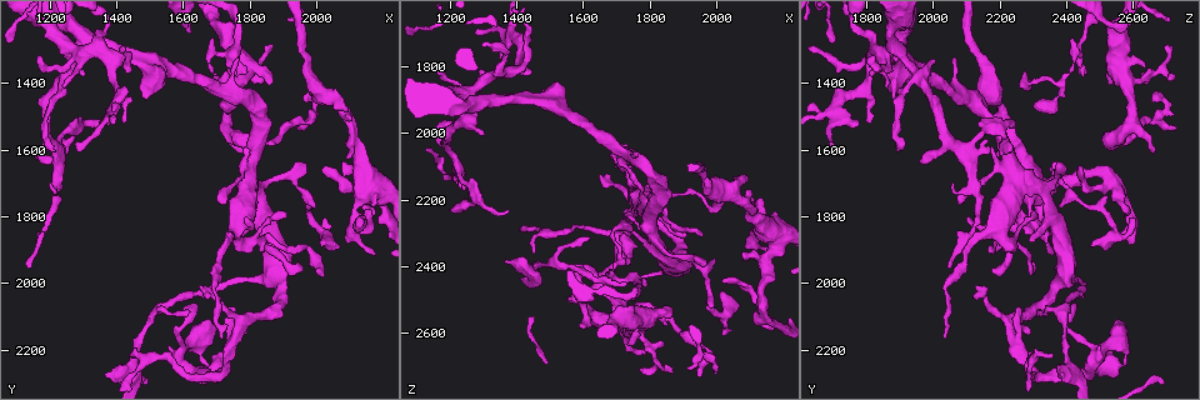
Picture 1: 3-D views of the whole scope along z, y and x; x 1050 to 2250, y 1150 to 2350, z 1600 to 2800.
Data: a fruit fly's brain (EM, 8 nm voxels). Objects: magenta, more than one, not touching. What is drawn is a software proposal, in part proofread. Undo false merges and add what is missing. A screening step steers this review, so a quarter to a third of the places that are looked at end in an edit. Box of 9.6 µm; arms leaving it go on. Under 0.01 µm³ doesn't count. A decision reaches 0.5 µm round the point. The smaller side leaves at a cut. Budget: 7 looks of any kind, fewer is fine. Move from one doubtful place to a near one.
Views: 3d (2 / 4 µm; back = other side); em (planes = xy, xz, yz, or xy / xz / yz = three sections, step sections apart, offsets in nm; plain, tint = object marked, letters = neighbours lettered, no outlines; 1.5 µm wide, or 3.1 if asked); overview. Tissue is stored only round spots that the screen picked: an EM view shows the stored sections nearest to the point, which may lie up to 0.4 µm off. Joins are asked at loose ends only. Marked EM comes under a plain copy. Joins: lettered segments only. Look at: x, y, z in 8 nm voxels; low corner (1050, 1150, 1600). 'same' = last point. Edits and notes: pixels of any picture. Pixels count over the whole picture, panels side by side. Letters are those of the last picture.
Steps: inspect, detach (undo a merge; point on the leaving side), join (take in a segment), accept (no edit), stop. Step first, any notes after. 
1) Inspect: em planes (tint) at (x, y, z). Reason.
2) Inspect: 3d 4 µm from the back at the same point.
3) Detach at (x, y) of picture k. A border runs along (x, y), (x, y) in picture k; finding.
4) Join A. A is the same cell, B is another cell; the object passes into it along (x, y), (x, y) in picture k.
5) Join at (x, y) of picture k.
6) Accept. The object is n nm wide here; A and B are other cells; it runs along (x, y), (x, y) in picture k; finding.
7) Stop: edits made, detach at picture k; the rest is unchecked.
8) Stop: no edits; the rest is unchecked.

Inspect: em planes (letters) at (1460, 2220, 2360). Thin end.

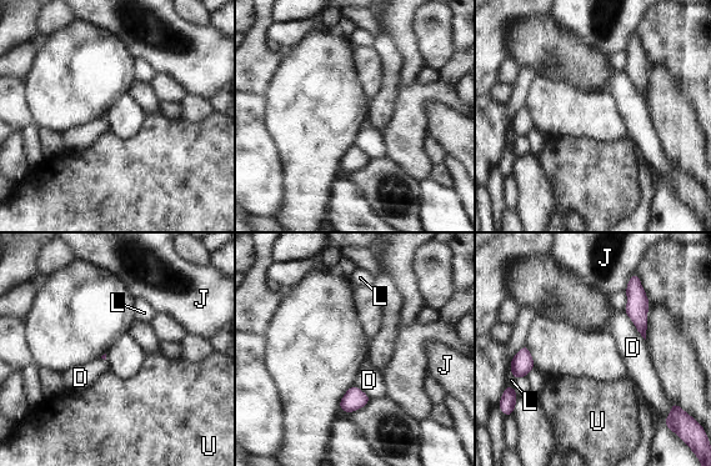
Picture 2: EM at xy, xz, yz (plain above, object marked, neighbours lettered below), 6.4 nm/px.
Accept. D, J, L and U are other cells; a border runs along (624, 312), (645, 340) in picture 2; none of them fits.

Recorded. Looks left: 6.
Inspect: 3d 2 µm from the back at (1730, 2070, 2260). An open end.

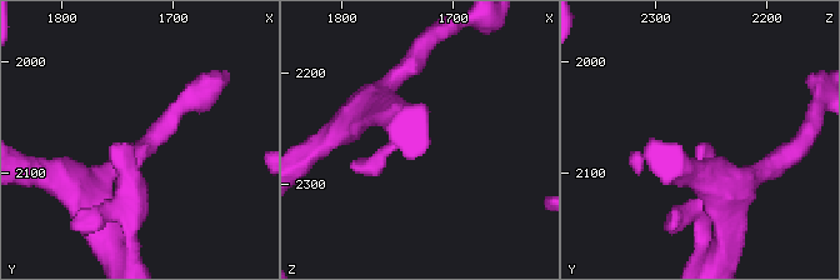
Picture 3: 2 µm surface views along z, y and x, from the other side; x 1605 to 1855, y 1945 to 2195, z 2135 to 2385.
Inspect: em planes (letters) at (1736, 2070, 2250).

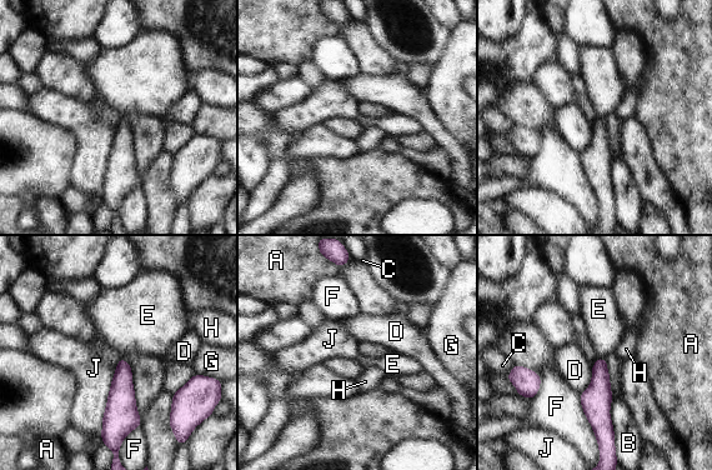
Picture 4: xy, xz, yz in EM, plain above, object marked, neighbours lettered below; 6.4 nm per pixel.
Accept. A, B, C, D, E, F, G, H and J are other cells; a border runs along (119, 358), (103, 419), (101, 440) in picture 4; none of them fits.

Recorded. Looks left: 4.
Inspect: 3d 2 µm at (1380, 1520, 2240). An open end.

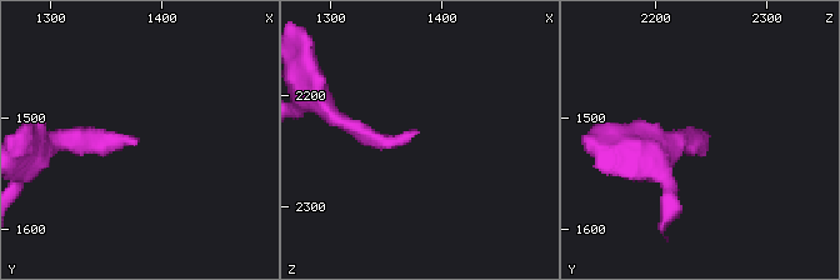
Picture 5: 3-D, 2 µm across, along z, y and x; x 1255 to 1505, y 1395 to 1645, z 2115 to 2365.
Inspect: em planes (letters) at (1378, 1524, 2230).

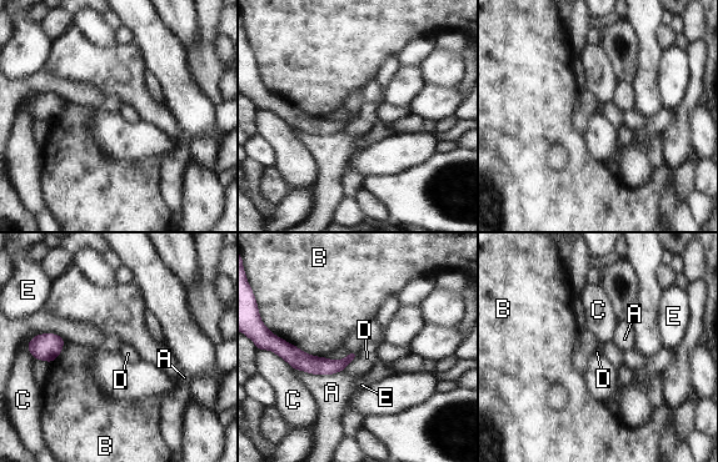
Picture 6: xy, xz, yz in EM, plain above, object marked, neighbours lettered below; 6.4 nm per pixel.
Accept. The object is 80 nm wide here; A, B, C, D and E are other cells; a border runs along (357, 352), (357, 356), (343, 370) in picture 6; no lettered segment goes on from it.

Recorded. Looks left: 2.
Stop: no edits; the rest is unchecked.

